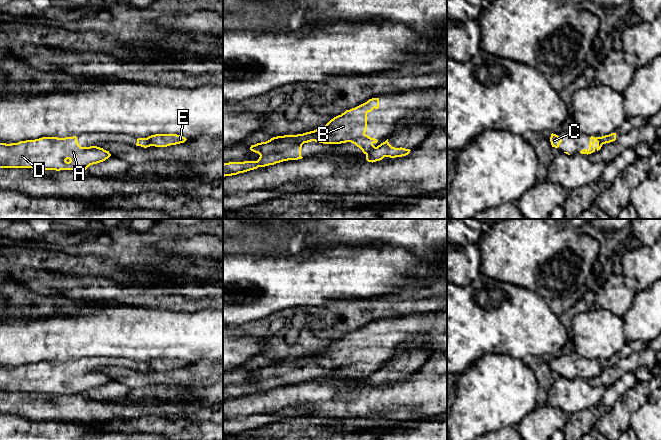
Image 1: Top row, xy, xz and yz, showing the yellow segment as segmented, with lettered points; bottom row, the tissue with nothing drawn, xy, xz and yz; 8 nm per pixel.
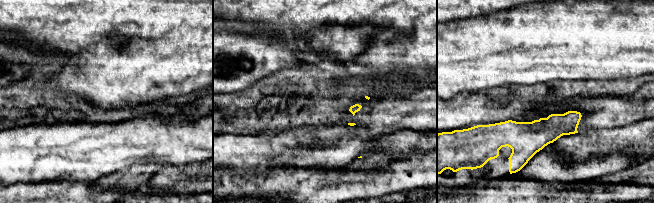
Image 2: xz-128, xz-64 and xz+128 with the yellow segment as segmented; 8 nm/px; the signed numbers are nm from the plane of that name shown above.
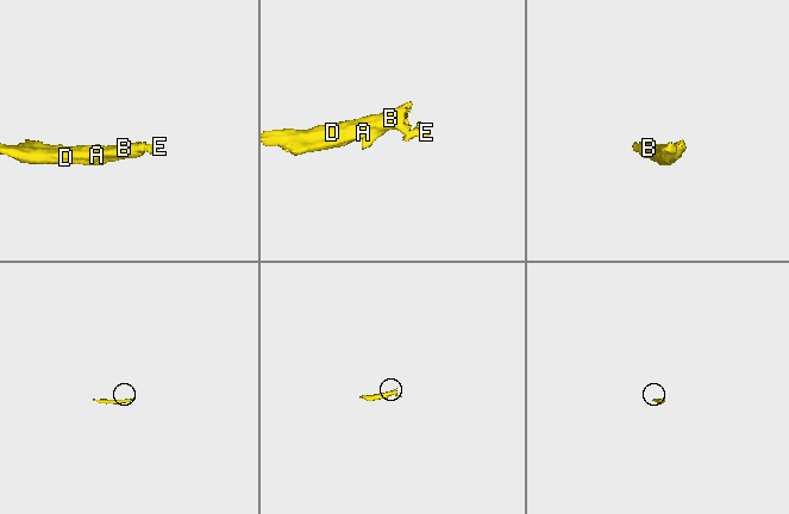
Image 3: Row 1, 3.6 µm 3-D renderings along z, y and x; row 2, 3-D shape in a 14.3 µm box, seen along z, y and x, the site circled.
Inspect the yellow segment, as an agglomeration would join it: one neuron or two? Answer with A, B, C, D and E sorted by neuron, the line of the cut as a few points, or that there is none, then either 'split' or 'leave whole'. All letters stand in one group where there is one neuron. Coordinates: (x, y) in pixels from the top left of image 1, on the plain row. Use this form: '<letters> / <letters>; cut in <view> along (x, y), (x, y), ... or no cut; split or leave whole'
A B C D / E; cut in xz along (374, 370), (366, 378); split

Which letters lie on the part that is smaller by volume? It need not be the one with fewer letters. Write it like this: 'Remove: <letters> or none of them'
Remove: E

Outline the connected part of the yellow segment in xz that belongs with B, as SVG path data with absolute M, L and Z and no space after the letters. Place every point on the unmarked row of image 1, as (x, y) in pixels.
M379 322L369 323L367 326L346 334L341 339L338 339L331 343L322 352L316 353L314 355L306 356L297 359L284 359L273 361L266 366L257 367L251 369L250 374L258 377L260 379L257 385L244 385L244 386L229 386L223 388L223 401L237 399L239 397L244 397L250 394L257 393L258 391L265 391L269 389L274 389L288 384L298 384L302 383L301 372L304 367L311 365L323 367L323 368L341 368L346 366L351 366L359 371L364 378L368 378L375 370L378 364L371 362L365 358L367 354L367 337L371 336L373 333L379 332Z

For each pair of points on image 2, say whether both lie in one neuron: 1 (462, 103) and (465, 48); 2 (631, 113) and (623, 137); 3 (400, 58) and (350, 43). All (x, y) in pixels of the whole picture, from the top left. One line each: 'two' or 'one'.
1: two
2: two
3: two

